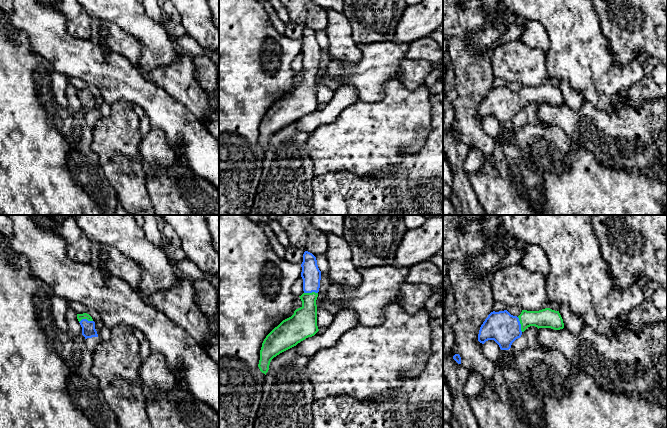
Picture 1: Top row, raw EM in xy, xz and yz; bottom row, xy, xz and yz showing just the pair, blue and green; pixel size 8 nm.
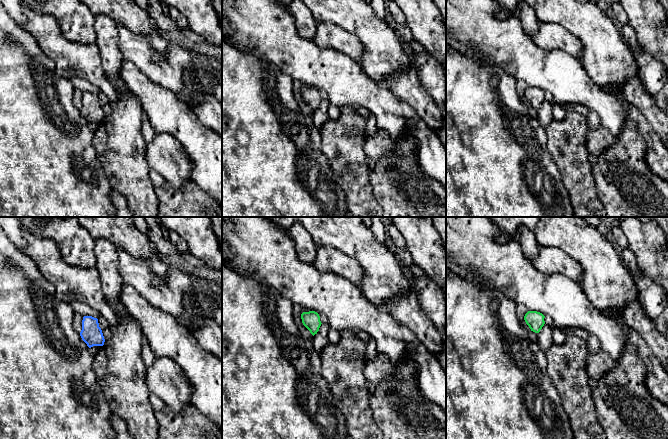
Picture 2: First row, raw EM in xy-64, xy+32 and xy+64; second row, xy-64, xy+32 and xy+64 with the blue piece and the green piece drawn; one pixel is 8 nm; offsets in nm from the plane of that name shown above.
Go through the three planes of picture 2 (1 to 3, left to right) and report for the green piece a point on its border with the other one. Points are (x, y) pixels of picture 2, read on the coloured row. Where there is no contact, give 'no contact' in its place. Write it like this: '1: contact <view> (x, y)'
1: no contact
2: no contact
3: no contact

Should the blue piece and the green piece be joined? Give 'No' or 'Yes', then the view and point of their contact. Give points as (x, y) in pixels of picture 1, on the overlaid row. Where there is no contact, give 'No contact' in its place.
Yes. Touches blue at yz (520, 324)

